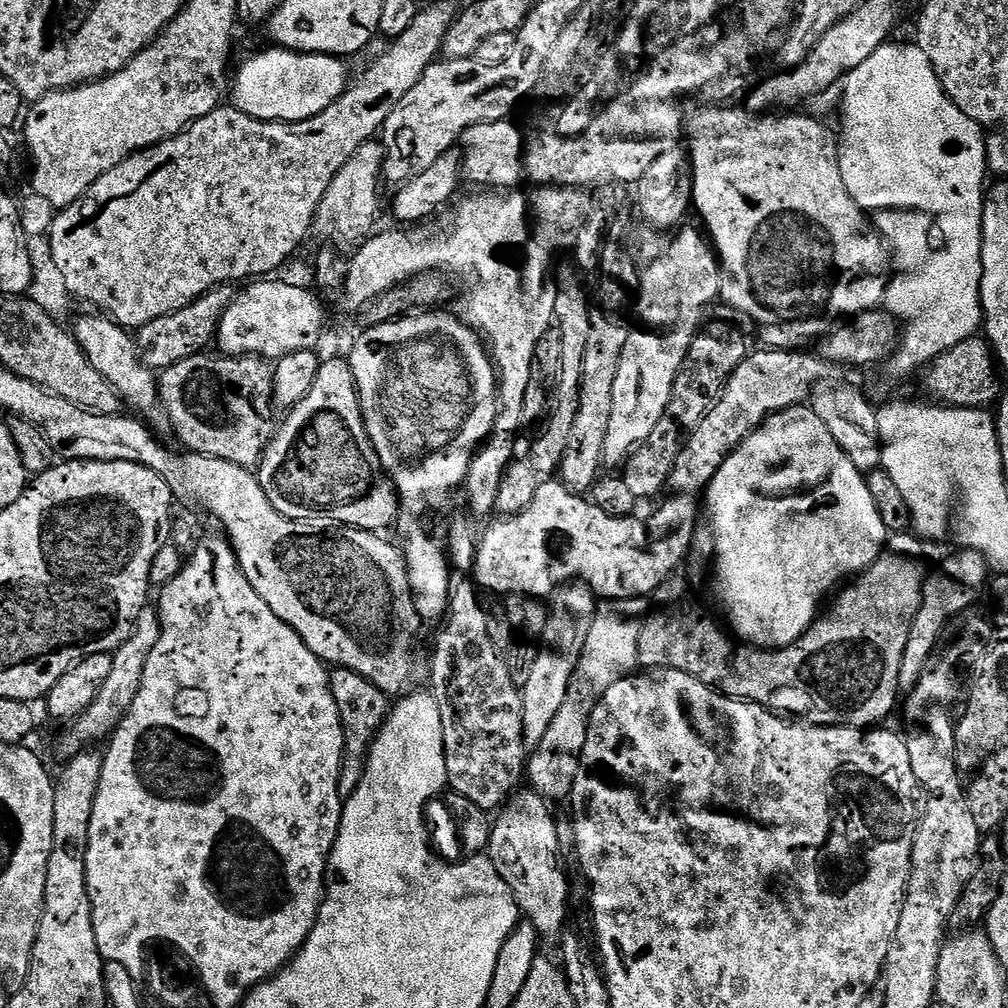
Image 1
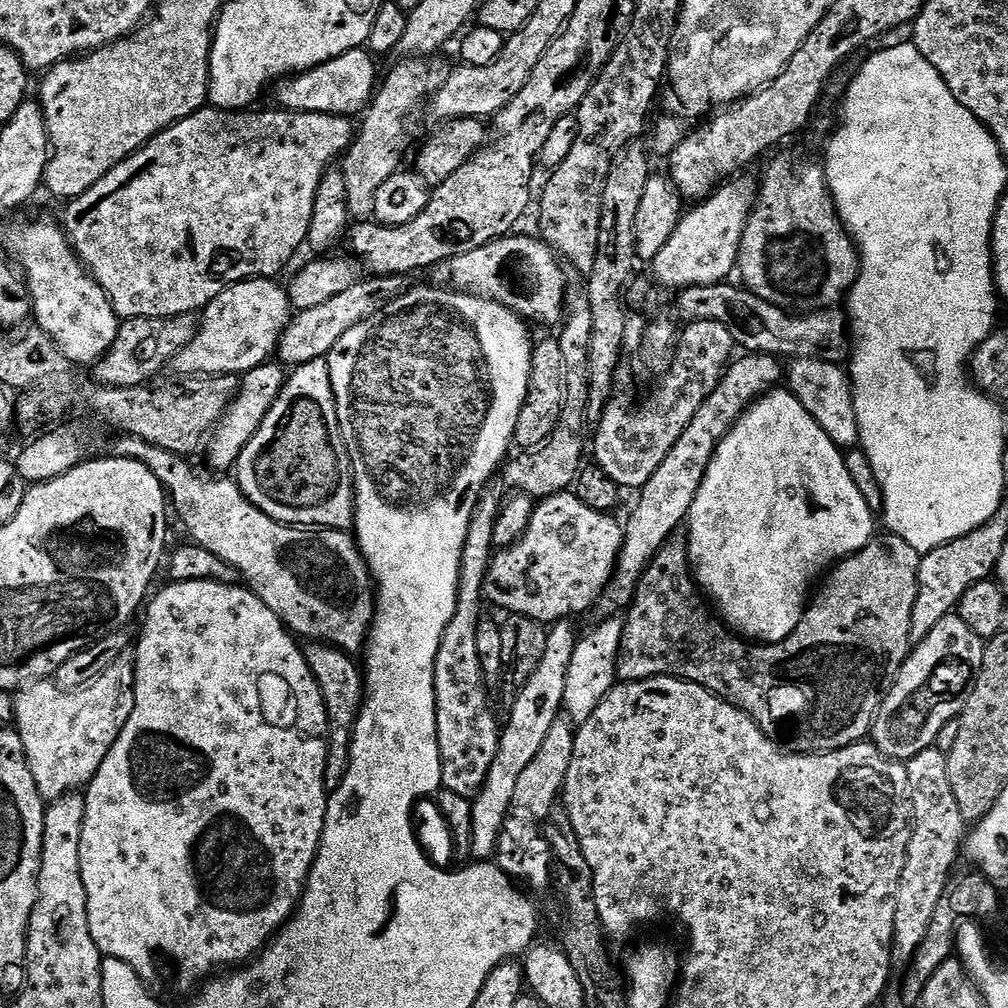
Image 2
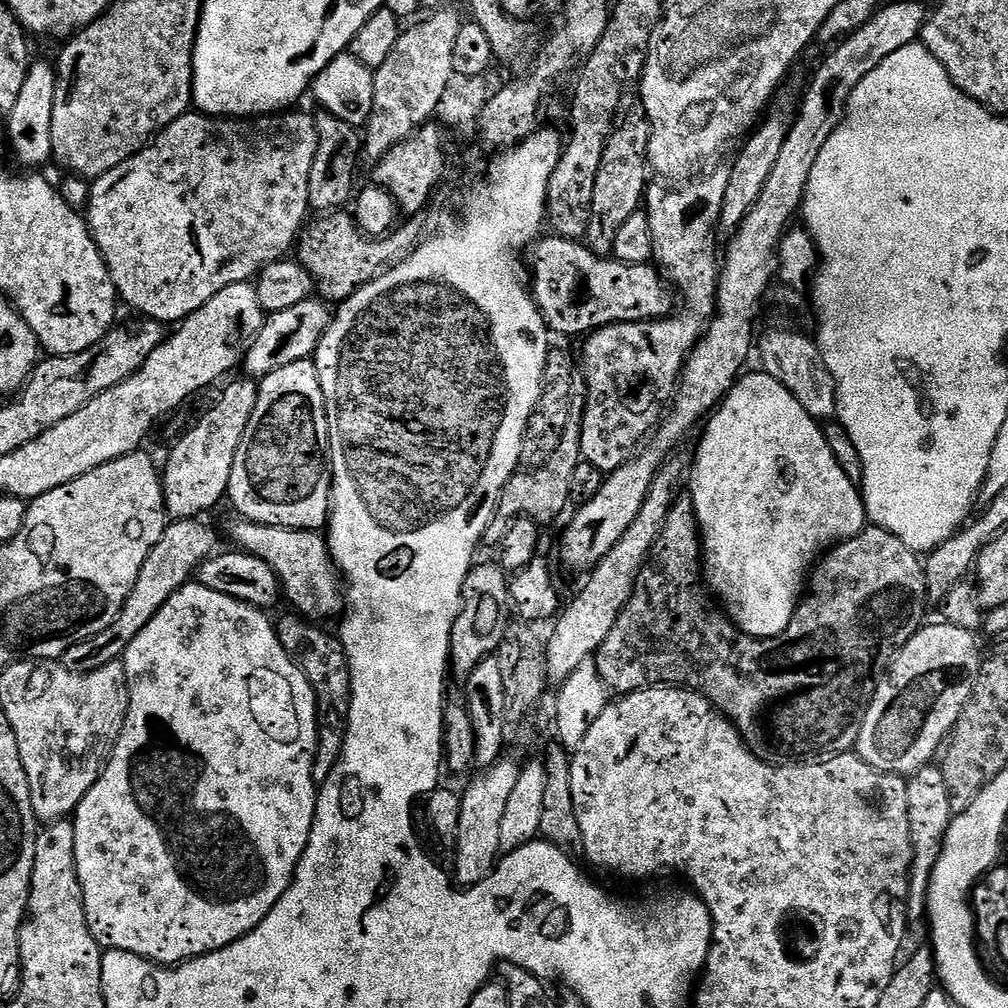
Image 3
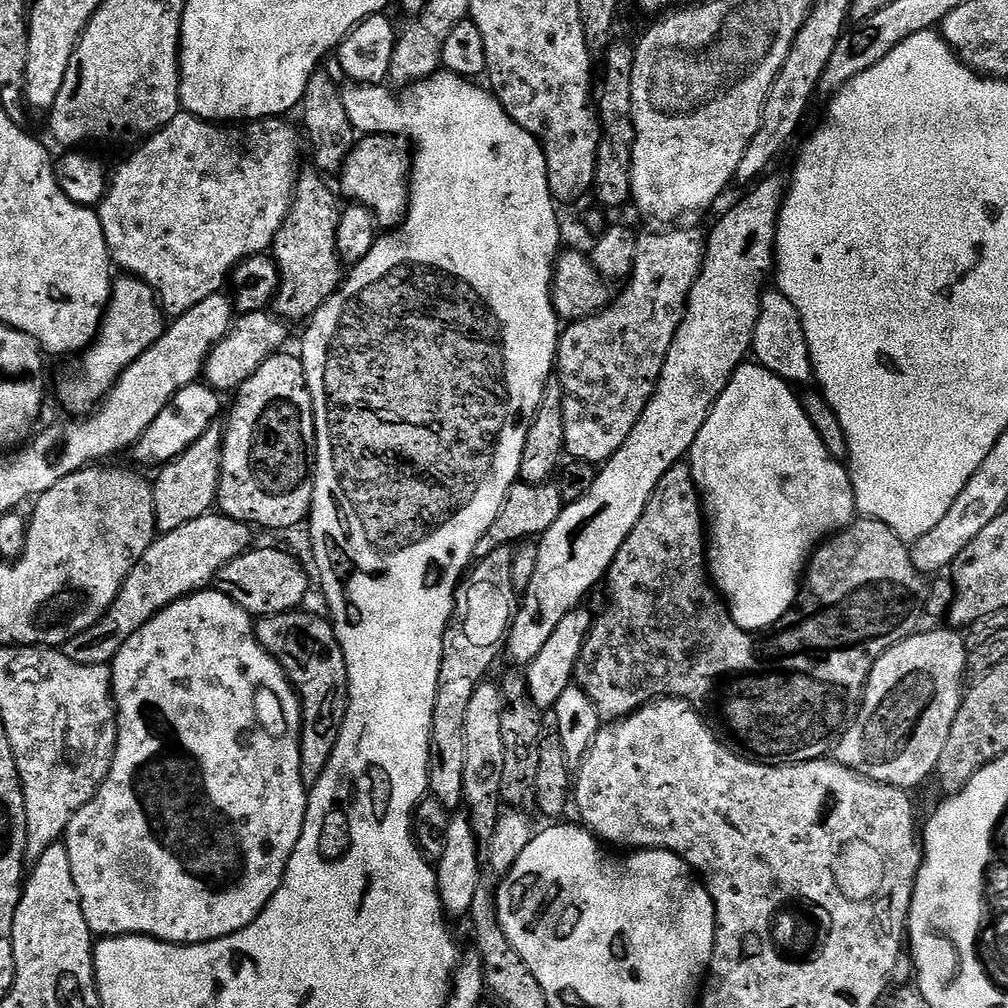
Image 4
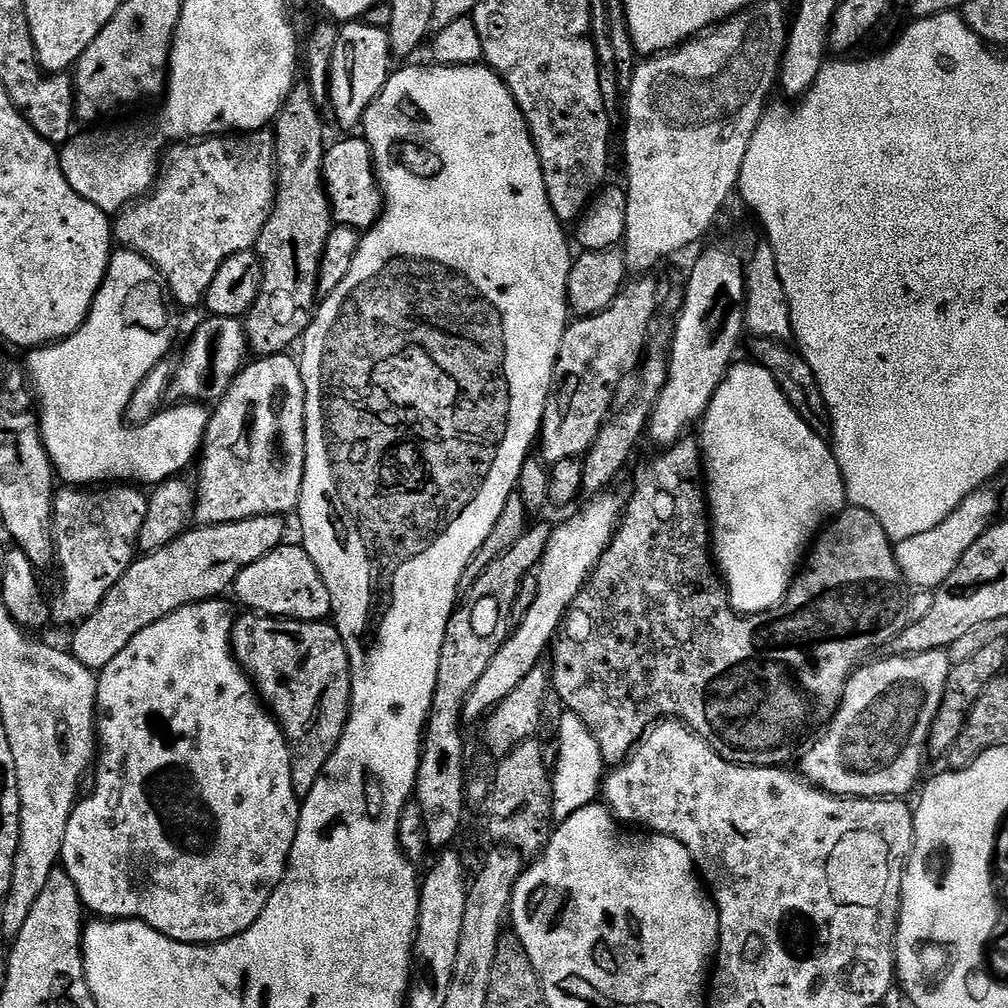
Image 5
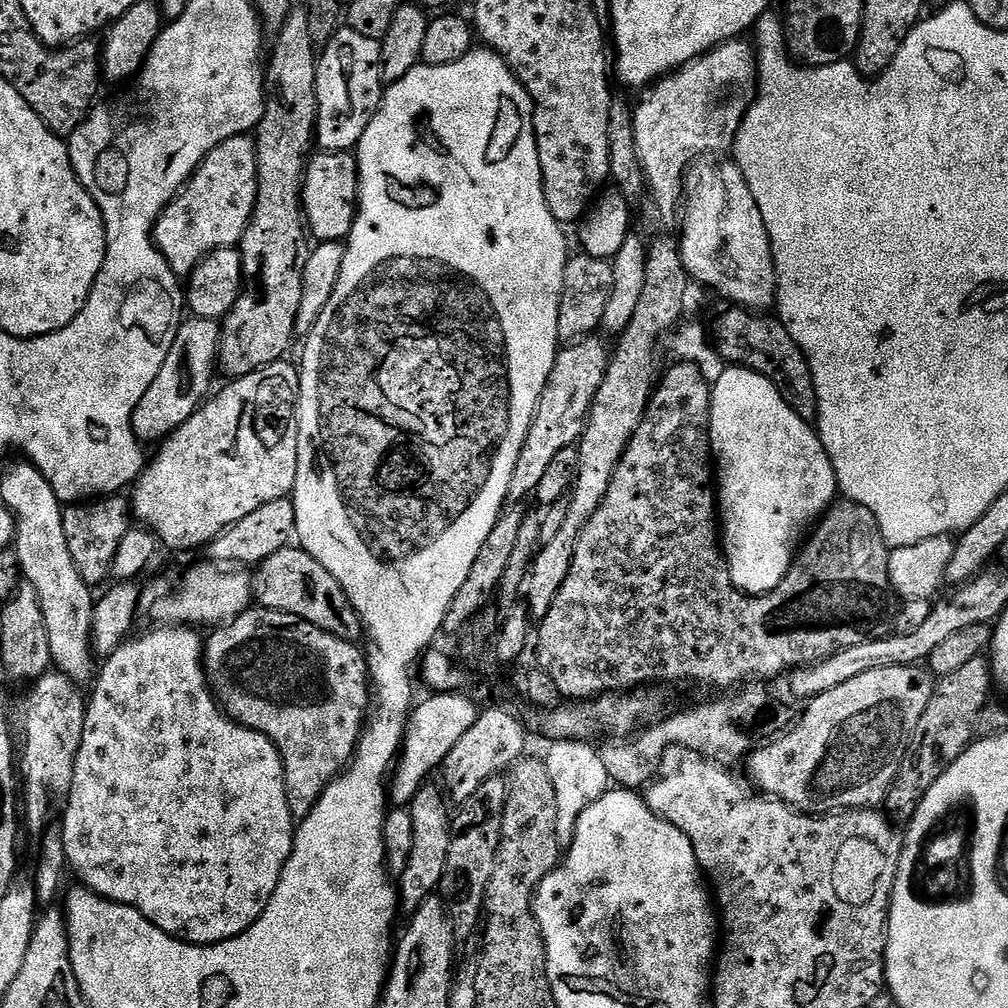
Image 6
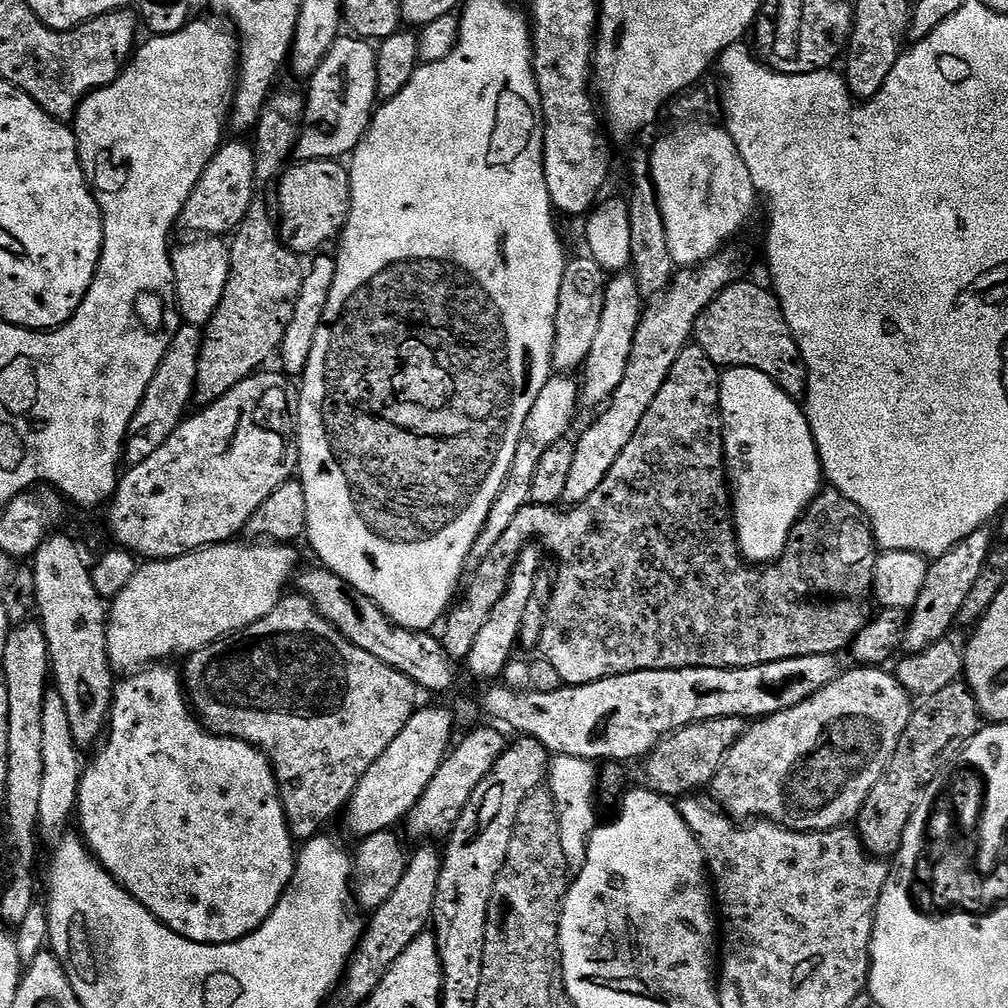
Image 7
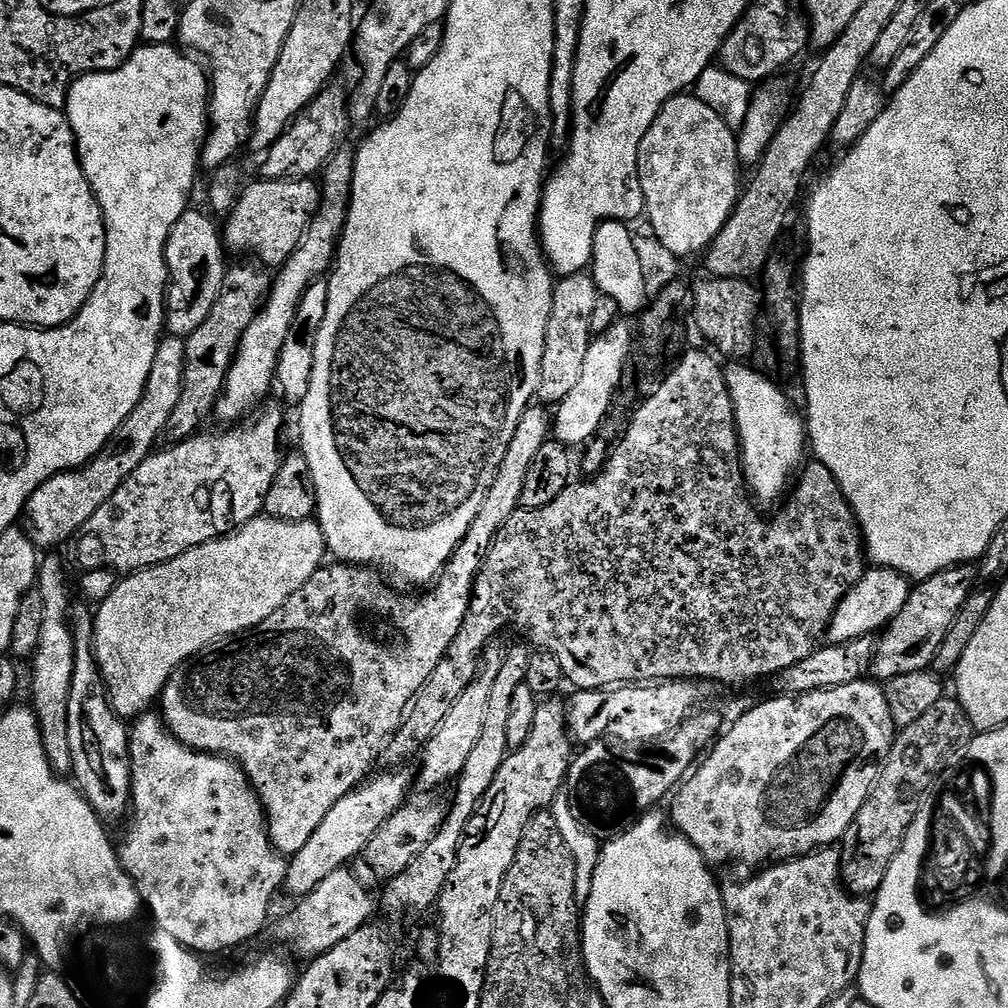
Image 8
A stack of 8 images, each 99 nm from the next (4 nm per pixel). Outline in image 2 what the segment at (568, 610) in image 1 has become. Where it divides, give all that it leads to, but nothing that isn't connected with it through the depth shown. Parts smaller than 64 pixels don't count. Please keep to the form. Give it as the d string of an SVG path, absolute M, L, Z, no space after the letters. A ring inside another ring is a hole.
M571 619L557 620L555 624L548 628L548 637L546 638L546 651L542 653L542 662L538 662L538 670L530 674L527 682L519 685L516 701L512 704L512 709L508 712L508 720L503 725L500 734L500 745L498 754L494 758L494 766L490 766L490 774L486 774L486 782L481 786L472 800L472 813L474 814L474 834L472 835L471 855L477 861L488 862L497 855L499 846L499 836L503 832L503 824L509 818L514 808L514 789L518 787L518 778L526 766L534 759L534 754L538 754L542 747L542 741L546 739L550 726L562 715L564 706L564 695L566 694L566 670L570 670L570 658L574 658L574 650L578 639L578 631Z

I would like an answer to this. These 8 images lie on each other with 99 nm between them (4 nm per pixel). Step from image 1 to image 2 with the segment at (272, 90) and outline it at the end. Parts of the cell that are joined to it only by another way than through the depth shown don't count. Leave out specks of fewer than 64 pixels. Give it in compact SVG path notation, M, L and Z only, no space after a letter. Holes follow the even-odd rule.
M355 48L338 58L326 61L308 72L284 78L275 85L276 100L289 112L328 112L332 116L352 116L363 113L372 102L378 76L372 73L373 57L364 48Z

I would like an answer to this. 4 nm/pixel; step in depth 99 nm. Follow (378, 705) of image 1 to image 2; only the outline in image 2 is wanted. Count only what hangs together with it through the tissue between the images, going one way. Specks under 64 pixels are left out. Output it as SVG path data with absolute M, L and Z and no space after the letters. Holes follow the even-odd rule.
M312 642L304 648L304 657L324 695L324 705L328 708L328 765L324 784L329 790L337 788L348 769L352 729L364 705L364 677L359 663L356 664L349 653L330 644Z

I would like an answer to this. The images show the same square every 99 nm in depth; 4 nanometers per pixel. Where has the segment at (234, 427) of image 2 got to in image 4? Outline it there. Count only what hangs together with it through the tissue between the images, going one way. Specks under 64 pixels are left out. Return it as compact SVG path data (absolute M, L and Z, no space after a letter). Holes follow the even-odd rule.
M214 423L178 458L159 469L156 480L151 481L154 494L154 518L157 533L178 530L194 518L209 515L217 507L216 495L220 489L220 471L222 470L222 446L224 445L224 428Z

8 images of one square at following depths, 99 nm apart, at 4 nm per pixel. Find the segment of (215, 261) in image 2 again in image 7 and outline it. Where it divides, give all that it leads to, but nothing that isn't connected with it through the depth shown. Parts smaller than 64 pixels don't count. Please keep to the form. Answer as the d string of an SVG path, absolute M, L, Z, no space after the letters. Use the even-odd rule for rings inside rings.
M232 138L221 144L220 148L214 154L214 158L206 166L202 178L194 186L186 206L182 210L180 220L189 228L192 234L207 234L209 236L223 237L227 234L235 233L236 227L244 221L246 210L252 205L254 197L257 195L256 187L258 181L256 178L256 154L251 143L243 144L243 139Z

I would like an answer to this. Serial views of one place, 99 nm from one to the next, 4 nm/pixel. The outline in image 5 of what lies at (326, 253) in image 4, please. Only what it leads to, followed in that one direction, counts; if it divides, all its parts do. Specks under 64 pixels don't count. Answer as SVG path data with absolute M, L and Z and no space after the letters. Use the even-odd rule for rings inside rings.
M298 82L290 90L290 94L286 98L286 102L281 106L279 114L274 121L274 135L276 137L276 200L272 203L272 212L268 216L266 226L262 226L262 234L256 239L255 253L260 257L260 265L262 266L262 282L260 283L260 293L258 298L252 304L250 311L243 317L244 334L248 338L248 347L255 353L257 357L262 356L278 356L289 351L288 347L292 343L299 341L303 337L304 331L312 324L313 315L318 307L318 274L320 273L320 263L322 262L322 254L326 246L326 238L334 227L332 218L332 205L328 203L328 193L324 190L324 154L326 151L326 143L324 144L324 122L320 118L322 112L321 105L314 102L314 98L310 94L307 83Z

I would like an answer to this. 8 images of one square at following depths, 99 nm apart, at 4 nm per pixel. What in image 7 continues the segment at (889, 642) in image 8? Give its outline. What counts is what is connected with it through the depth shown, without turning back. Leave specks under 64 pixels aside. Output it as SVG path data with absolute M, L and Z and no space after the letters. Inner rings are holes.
M987 527L967 535L956 547L946 554L935 557L929 565L926 584L915 606L910 610L903 649L909 654L920 653L934 642L947 636L953 629L962 605L975 585L985 562L994 547L994 534Z

